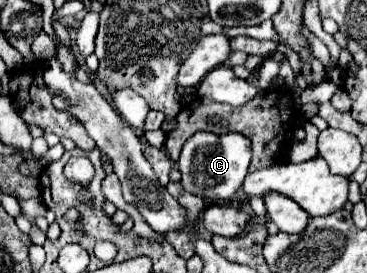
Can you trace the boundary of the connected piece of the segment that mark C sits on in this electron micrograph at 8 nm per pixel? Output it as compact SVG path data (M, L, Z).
M197 133L197 135L193 135L193 139L189 139L189 143L185 143L181 157L179 157L183 189L193 195L199 195L207 201L229 199L241 189L249 163L251 163L251 143L249 143L249 139L245 139L245 135Z

